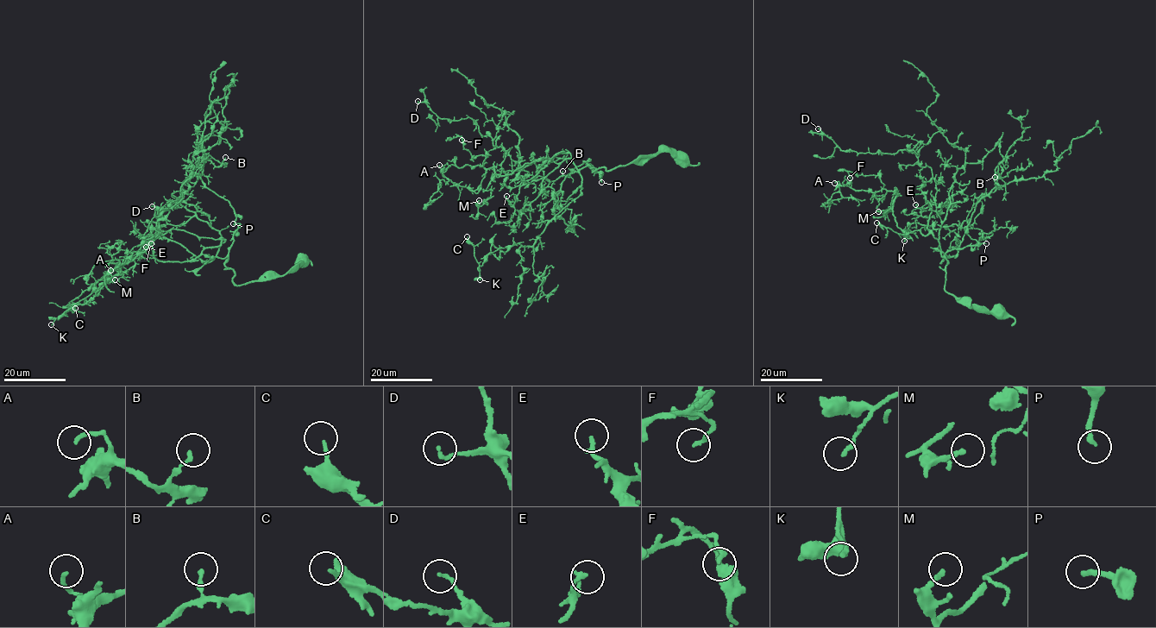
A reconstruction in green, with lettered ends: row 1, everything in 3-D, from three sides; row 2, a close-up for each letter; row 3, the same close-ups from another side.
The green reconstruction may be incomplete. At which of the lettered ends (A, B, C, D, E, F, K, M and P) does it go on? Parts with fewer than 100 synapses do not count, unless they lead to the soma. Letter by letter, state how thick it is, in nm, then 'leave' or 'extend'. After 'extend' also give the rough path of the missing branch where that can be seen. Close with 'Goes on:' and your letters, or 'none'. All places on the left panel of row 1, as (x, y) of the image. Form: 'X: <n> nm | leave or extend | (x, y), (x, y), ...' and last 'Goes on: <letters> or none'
A: 160 nm | leave
B: 160 nm | leave
C: 130 nm | leave
D: 140 nm | leave
E: 170 nm | leave
F: 170 nm | leave
K: 170 nm | leave
M: 170 nm | leave
P: 180 nm | extend | (233, 223), (208, 229), (182, 221), (173, 202), (164, 197), (154, 204), (136, 207), (161, 171), (157, 172)
Goes on: P

